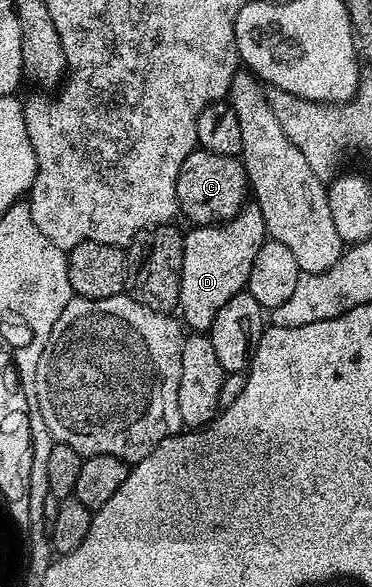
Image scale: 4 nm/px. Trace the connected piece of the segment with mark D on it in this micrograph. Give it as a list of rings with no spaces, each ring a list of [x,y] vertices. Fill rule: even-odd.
[[[251,202],[223,224],[205,224],[190,230],[192,232],[188,231],[183,237],[177,312],[182,323],[192,333],[207,334],[221,306],[246,289],[247,279],[253,270],[253,258],[257,258],[257,250],[261,250],[267,236],[267,227],[259,205]]]

